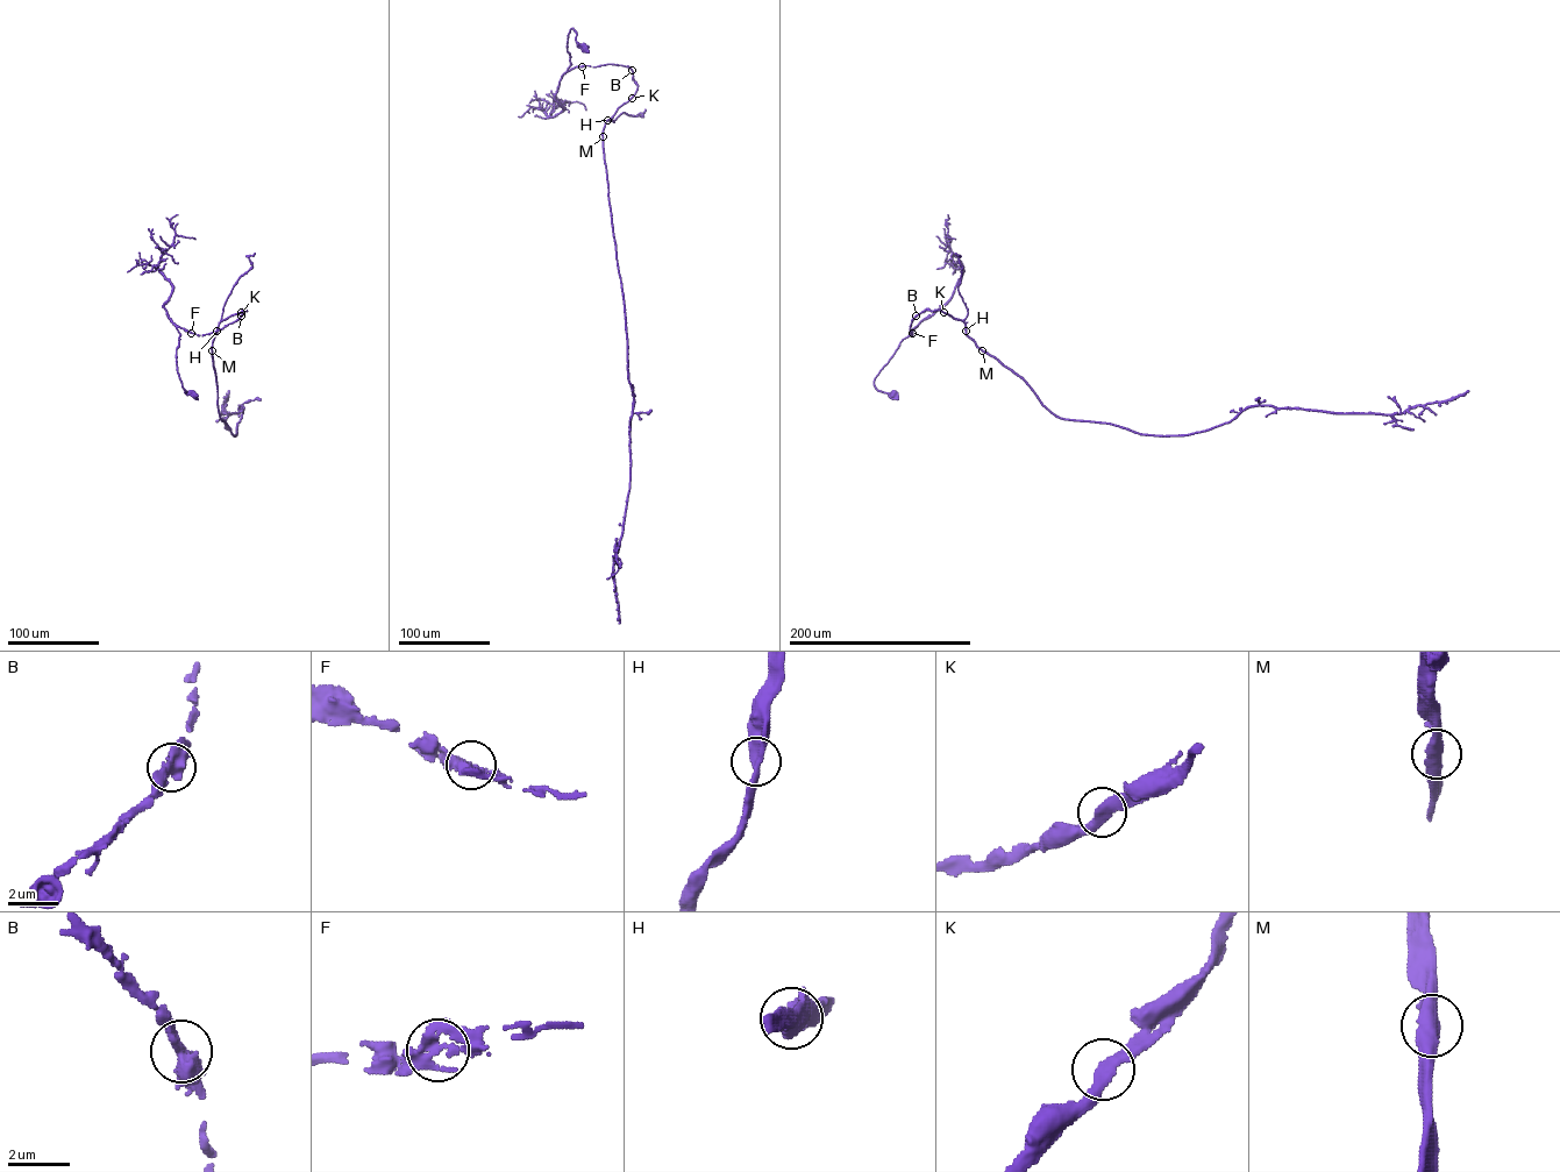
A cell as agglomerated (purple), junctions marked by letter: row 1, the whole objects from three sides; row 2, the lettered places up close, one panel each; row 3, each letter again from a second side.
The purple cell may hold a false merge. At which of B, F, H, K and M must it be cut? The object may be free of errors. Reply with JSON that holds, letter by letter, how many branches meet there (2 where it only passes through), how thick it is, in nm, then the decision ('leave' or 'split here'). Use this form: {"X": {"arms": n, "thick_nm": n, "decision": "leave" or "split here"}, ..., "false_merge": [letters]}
{"B": {"arms": 2, "thick_nm": 500, "decision": "leave"}, "F": {"arms": 3, "thick_nm": 280, "decision": "leave"}, "H": {"arms": 2, "thick_nm": 460, "decision": "leave"}, "K": {"arms": 2, "thick_nm": 360, "decision": "leave"}, "M": {"arms": 2, "thick_nm": 500, "decision": "leave"}, "false_merge": []}

